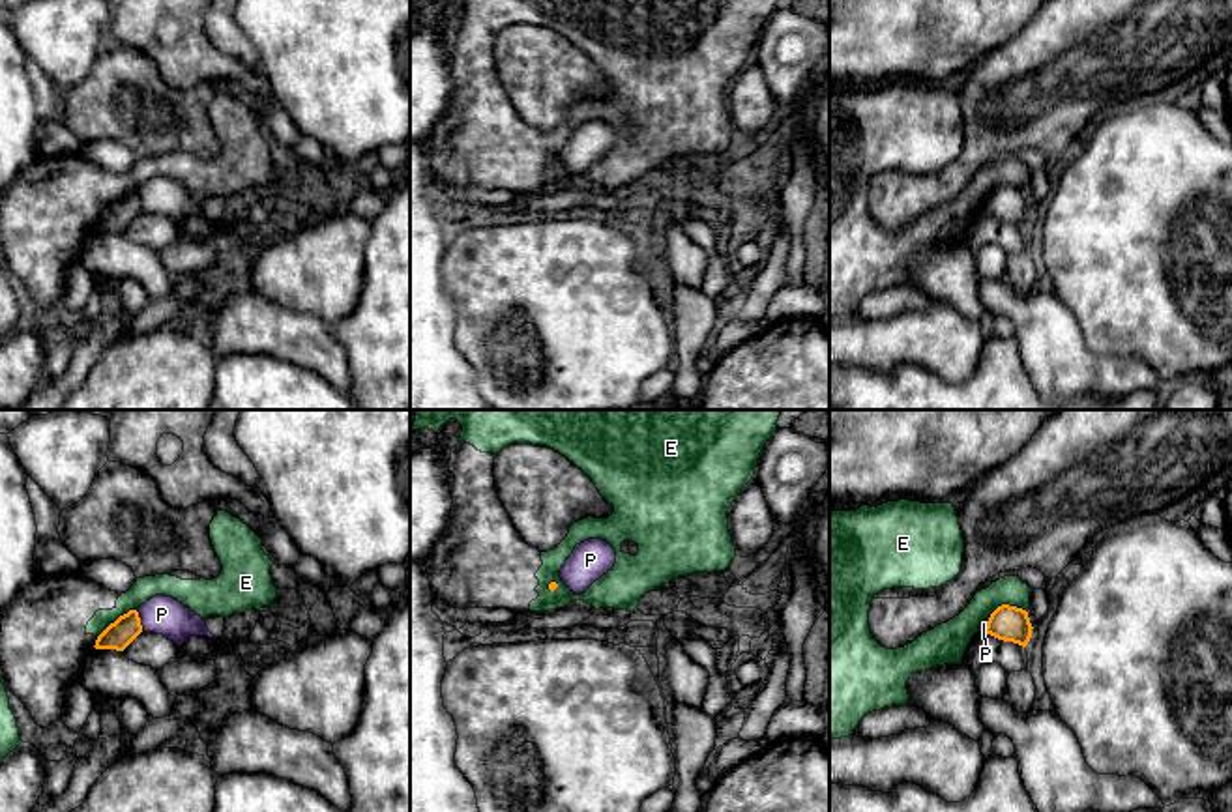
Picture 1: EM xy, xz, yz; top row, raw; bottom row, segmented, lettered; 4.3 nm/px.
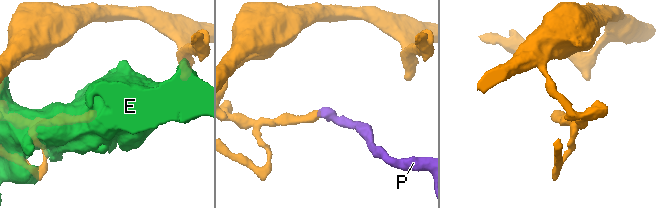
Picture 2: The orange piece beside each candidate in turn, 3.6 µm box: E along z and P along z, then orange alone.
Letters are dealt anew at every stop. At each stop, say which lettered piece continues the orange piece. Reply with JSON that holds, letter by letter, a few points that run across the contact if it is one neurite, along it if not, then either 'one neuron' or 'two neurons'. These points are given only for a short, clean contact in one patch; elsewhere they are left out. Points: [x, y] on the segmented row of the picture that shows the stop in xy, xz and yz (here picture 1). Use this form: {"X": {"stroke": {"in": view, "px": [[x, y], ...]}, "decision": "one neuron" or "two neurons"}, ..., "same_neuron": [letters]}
{"E": {"decision": "two neurons"}, "P": {"stroke": {"in": "xy", "px": [[135, 610], [143, 629]]}, "decision": "two neurons"}, "same_neuron": []}

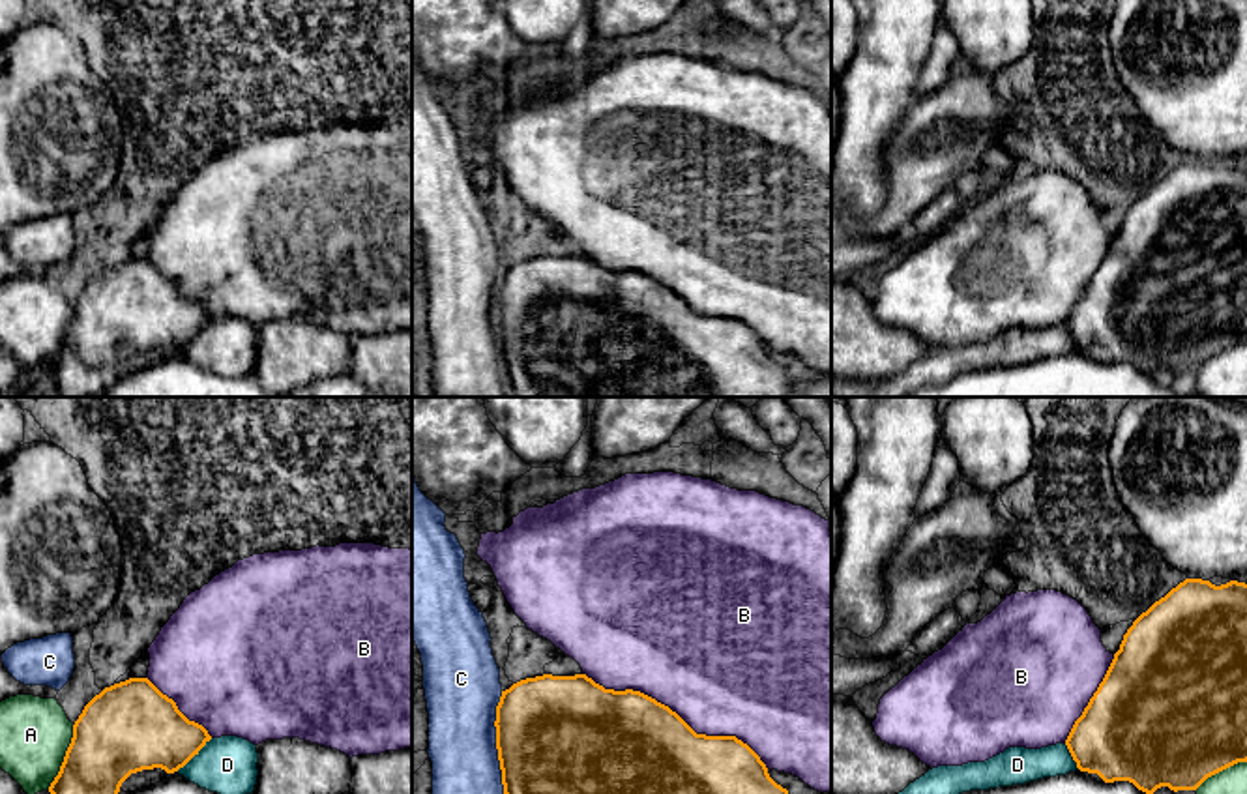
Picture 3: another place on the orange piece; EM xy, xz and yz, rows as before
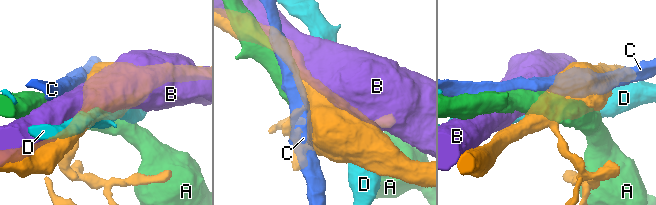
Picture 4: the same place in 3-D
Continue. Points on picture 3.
{"A": {"decision": "two neurons"}, "B": {"decision": "one neuron"}, "C": {"decision": "two neurons"}, "D": {"decision": "two neurons"}, "same_neuron": ["B"]}

